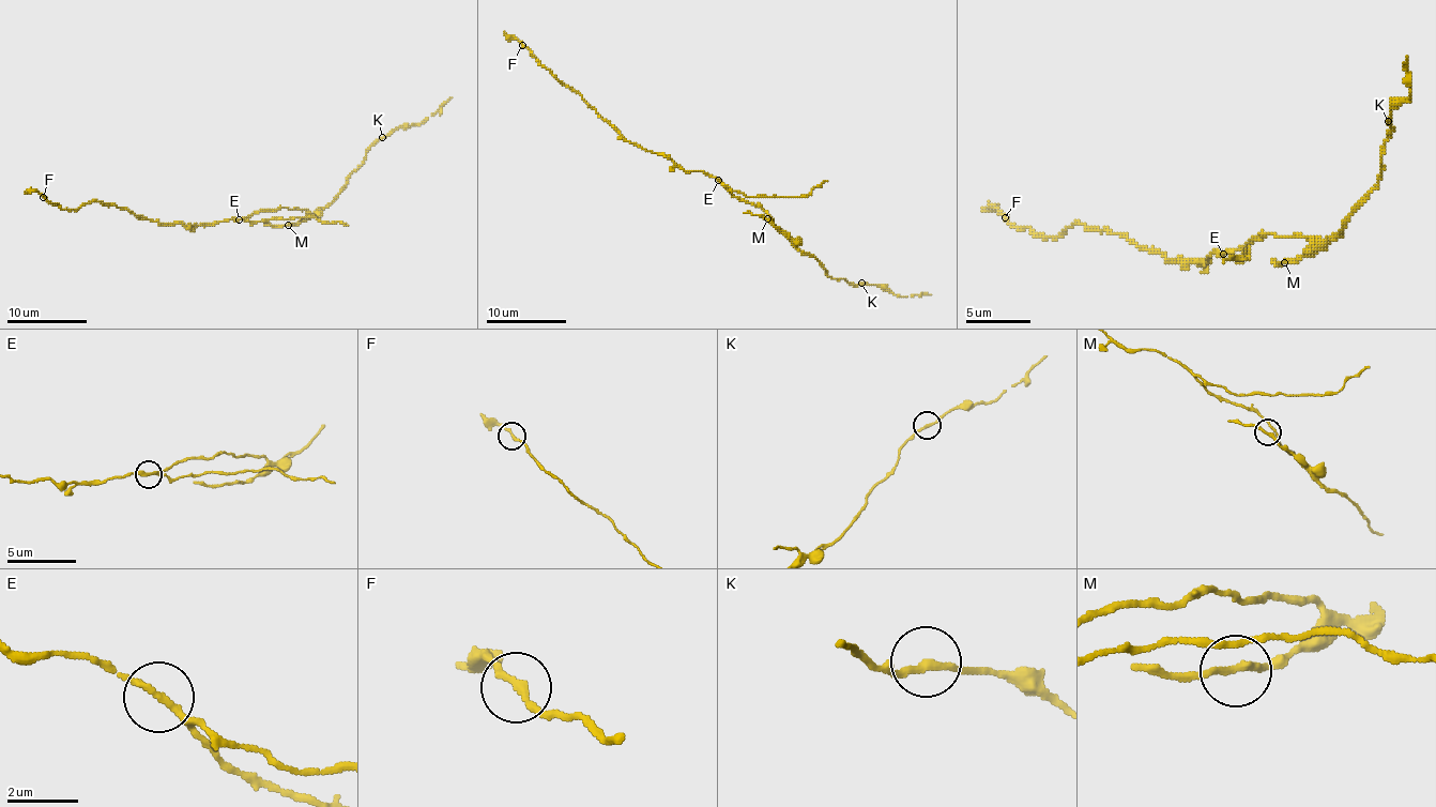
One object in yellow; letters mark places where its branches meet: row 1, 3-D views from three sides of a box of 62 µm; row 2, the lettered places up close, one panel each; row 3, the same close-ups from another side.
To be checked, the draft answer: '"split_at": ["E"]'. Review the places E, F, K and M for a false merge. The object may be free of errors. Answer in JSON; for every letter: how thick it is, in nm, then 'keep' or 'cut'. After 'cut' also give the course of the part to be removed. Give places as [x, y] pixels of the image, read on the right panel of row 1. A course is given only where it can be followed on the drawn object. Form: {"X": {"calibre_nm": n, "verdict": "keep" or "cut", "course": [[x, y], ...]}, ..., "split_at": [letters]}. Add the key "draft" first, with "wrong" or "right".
{"draft": "right", "E": {"calibre_nm": 200, "verdict": "cut", "course": [[1223, 253], [1249, 253], [1249, 249], [1249, 256], [1223, 262]]}, "F": {"calibre_nm": 200, "verdict": "keep"}, "K": {"calibre_nm": 190, "verdict": "keep"}, "M": {"calibre_nm": 200, "verdict": "keep"}, "split_at": ["E"]}

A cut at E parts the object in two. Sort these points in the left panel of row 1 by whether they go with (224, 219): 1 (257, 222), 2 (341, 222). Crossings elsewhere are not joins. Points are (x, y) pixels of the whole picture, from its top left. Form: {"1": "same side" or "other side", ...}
{"1": "other side", "2": "other side"}

